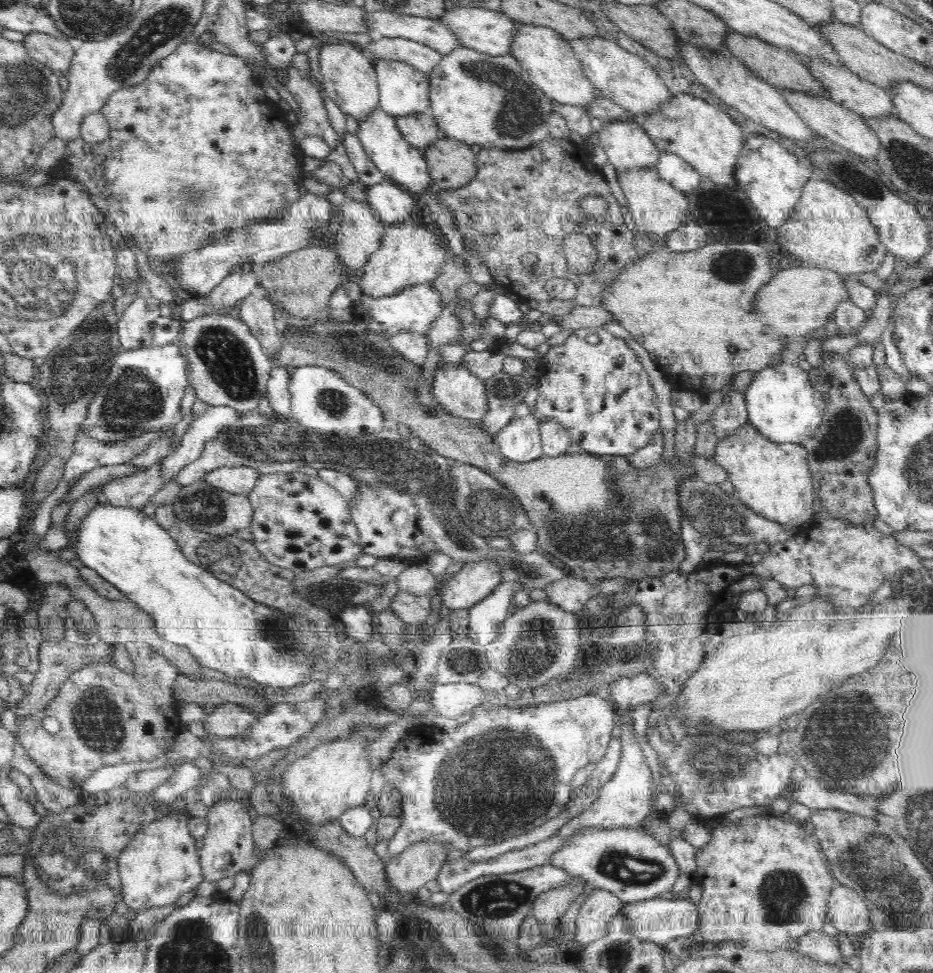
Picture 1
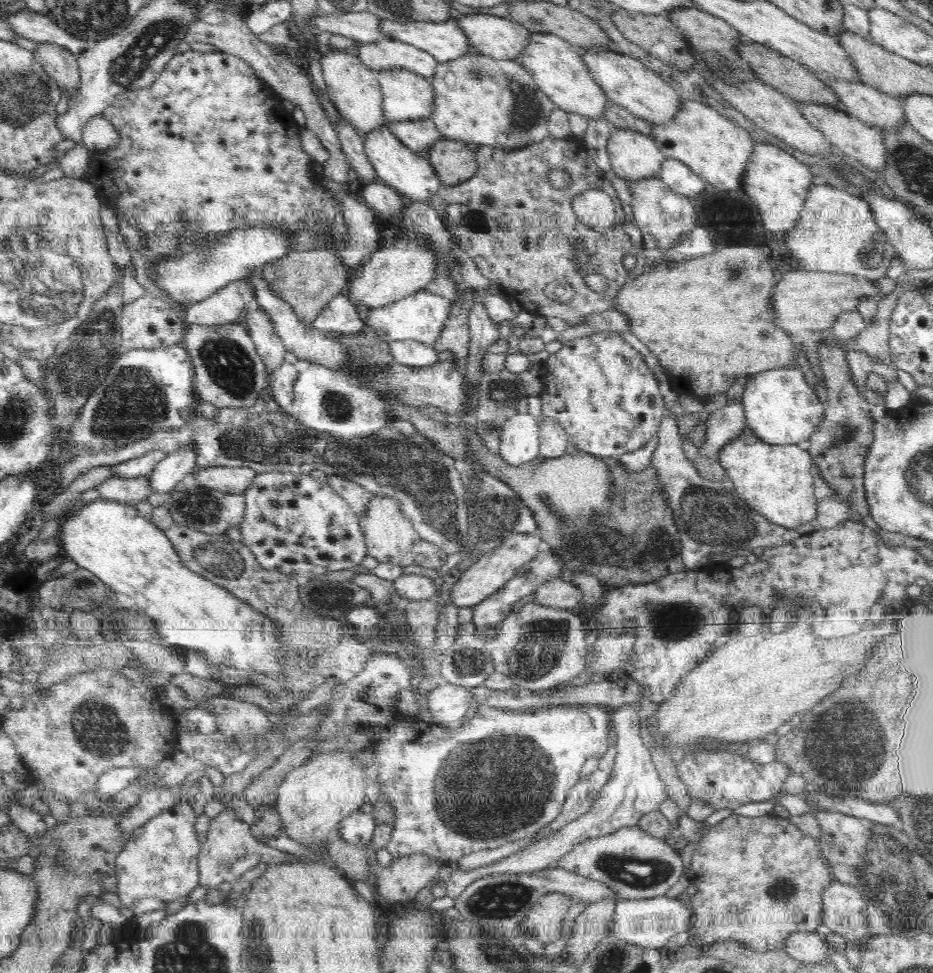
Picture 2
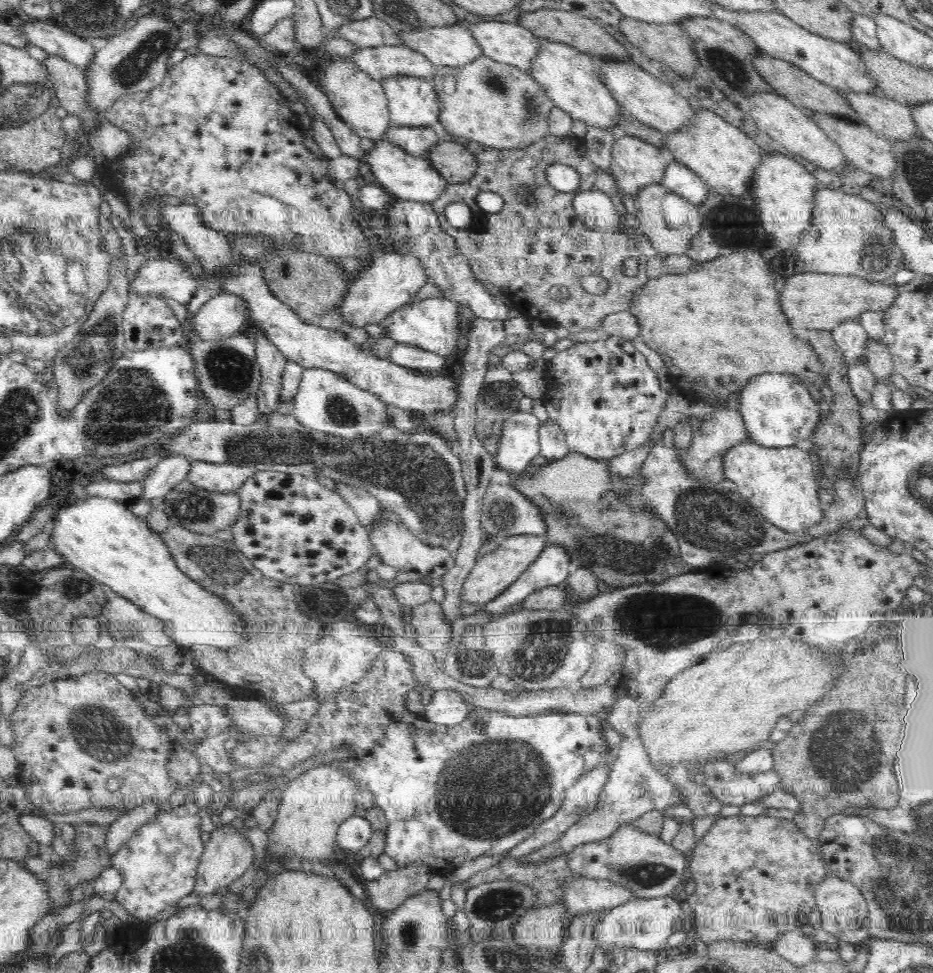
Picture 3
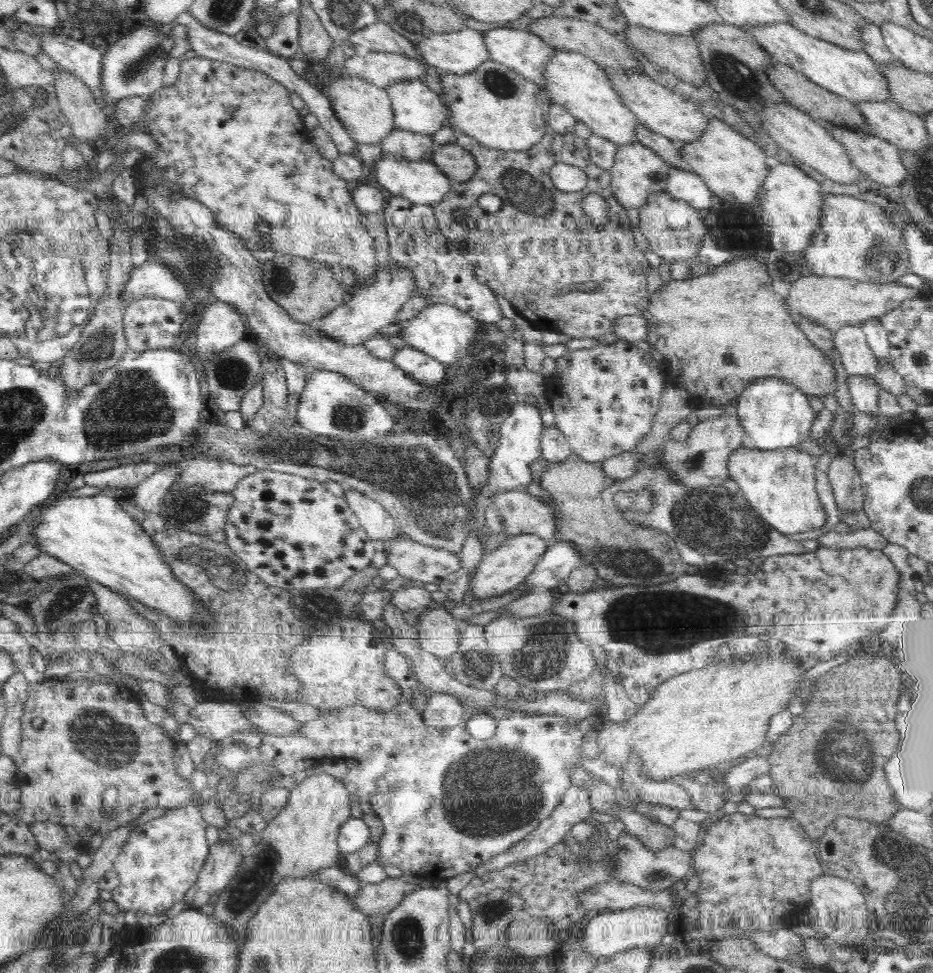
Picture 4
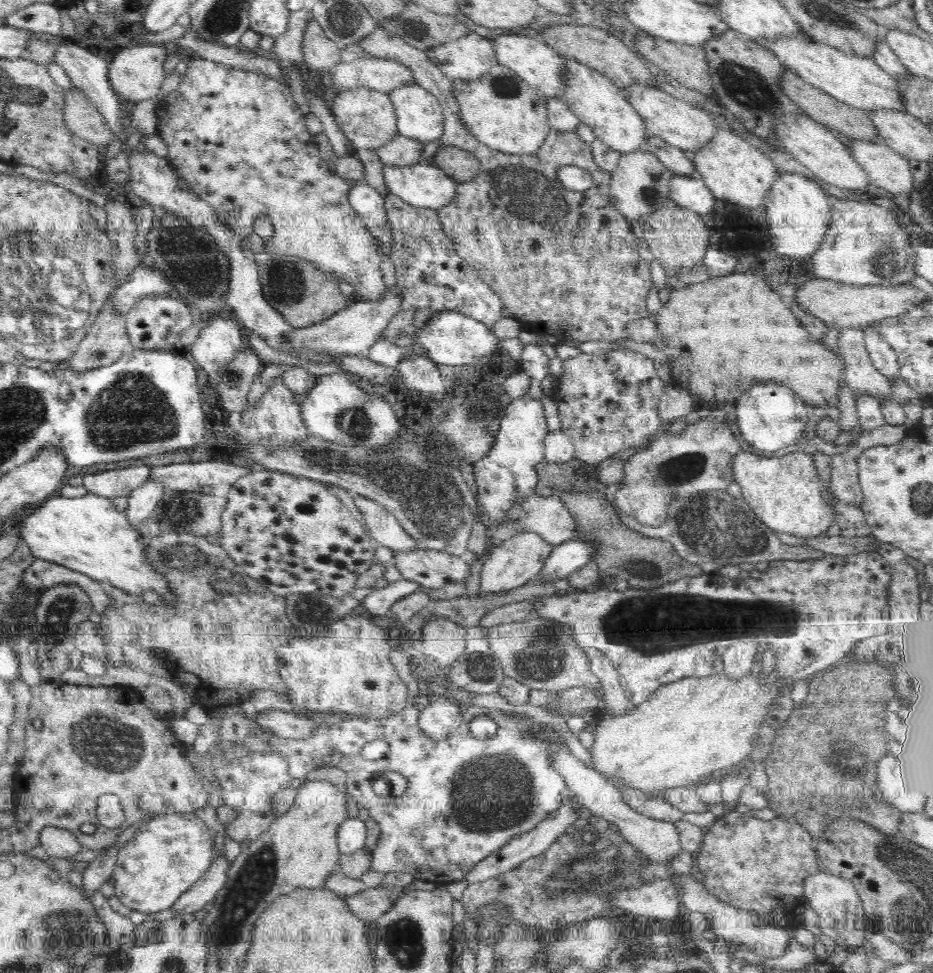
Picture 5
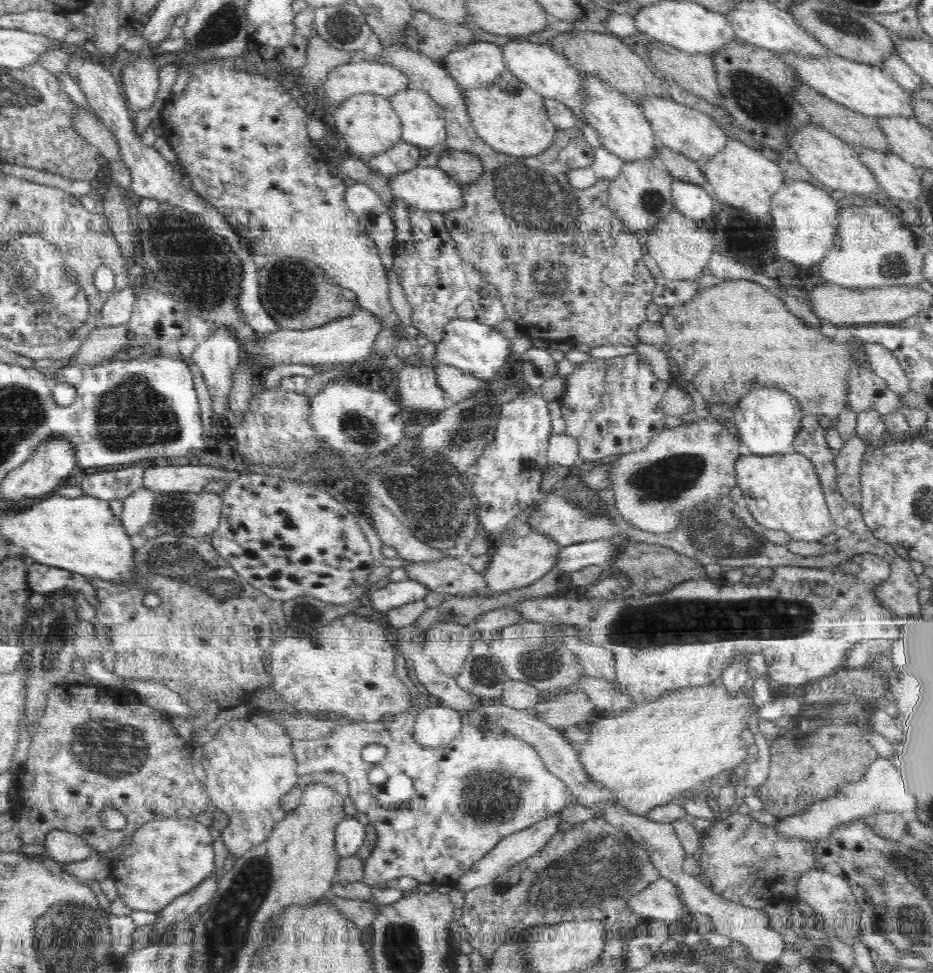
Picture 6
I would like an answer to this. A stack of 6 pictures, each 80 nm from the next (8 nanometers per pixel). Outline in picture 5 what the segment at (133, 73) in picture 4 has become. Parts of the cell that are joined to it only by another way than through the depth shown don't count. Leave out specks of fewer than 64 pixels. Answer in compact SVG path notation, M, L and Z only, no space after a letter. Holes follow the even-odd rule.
M132 41L130 45L127 48L120 48L114 56L110 56L108 76L110 85L122 101L137 104L142 100L155 98L159 94L165 78L164 63L166 63L168 54L166 44L144 45Z

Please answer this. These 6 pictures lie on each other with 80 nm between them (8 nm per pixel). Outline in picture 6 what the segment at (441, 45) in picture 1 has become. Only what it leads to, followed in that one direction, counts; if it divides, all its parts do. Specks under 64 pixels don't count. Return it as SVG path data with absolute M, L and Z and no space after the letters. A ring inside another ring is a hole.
M481 40L452 52L443 66L462 90L492 87L508 69L503 50Z

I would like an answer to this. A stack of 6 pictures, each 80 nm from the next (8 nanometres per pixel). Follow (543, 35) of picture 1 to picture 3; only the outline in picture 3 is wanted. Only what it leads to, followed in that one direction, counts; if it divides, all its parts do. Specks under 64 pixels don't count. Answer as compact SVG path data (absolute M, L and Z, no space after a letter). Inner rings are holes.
M544 40L540 53L532 62L531 76L546 92L555 106L565 110L573 119L585 122L589 127L595 126L602 130L619 128L622 109L614 100L606 84L601 79L600 69L592 58L558 41Z

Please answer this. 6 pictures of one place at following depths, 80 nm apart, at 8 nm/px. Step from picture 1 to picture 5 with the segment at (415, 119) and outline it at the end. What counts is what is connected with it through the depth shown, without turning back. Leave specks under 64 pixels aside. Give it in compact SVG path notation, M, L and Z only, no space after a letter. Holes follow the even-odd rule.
M398 134L390 143L376 150L384 167L406 167L419 164L426 142Z

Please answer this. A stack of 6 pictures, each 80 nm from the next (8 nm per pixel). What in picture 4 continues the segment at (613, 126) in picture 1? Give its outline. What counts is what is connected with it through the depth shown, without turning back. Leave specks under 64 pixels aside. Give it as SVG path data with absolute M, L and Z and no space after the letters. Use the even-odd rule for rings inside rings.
M632 142L628 146L620 146L616 154L614 167L609 171L611 174L611 189L615 199L626 210L635 208L637 211L650 200L650 194L666 192L668 172L672 167L662 160L653 150L646 148L639 142Z

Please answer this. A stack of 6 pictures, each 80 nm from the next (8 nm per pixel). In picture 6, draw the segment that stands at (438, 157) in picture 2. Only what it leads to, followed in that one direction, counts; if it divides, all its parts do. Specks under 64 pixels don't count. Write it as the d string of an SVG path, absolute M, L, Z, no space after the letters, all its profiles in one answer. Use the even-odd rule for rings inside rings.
M449 147L440 155L438 167L462 186L476 182L483 174L483 165L478 156Z

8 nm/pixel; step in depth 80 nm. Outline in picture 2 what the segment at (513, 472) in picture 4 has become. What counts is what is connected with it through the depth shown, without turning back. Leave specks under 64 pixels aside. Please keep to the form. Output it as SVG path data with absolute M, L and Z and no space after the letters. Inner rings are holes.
M518 413L504 421L498 454L510 466L520 466L540 456L540 419Z

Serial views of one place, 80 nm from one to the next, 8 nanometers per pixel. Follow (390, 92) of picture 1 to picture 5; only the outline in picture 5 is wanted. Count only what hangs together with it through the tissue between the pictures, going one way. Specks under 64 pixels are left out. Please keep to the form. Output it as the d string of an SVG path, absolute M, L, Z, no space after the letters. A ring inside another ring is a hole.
M403 85L389 94L396 113L398 132L422 142L434 142L443 135L444 108L420 85Z

